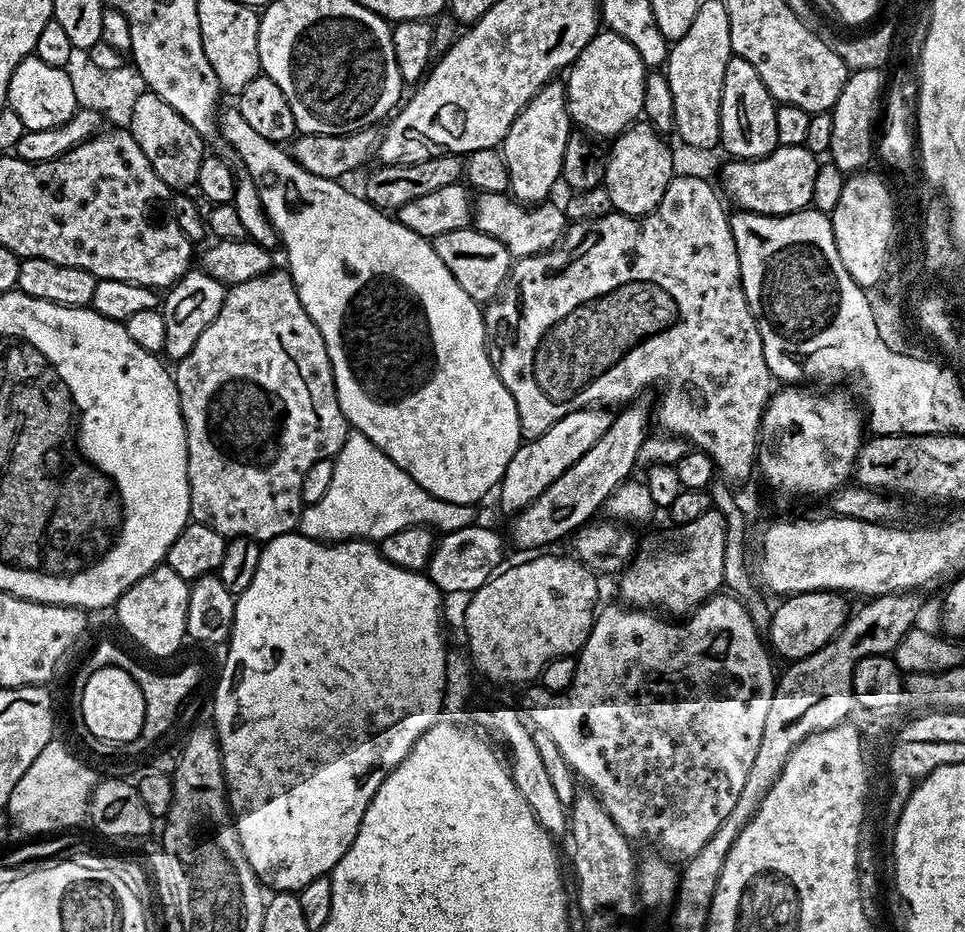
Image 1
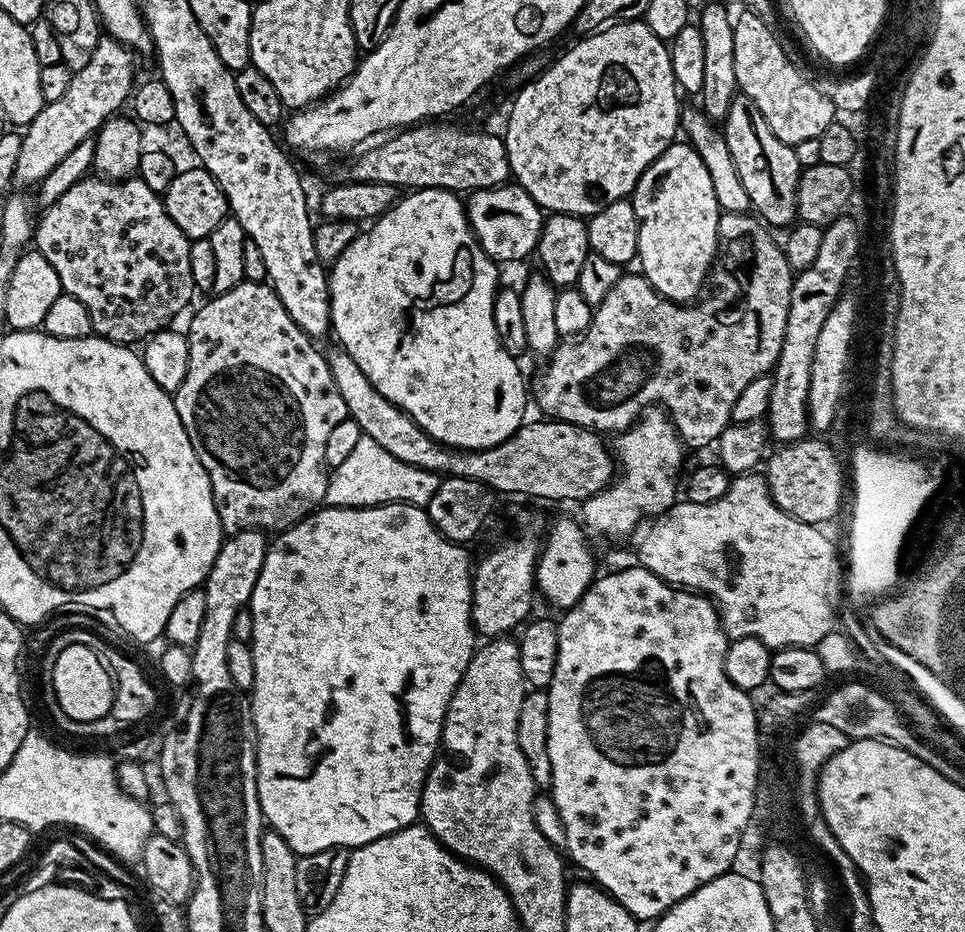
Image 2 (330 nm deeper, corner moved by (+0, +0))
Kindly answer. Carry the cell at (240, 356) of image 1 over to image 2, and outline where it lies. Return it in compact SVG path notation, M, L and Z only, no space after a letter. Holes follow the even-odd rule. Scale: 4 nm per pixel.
M245 280L244 283L231 288L229 292L222 292L211 298L213 300L209 304L202 305L193 314L192 321L189 322L188 328L186 327L190 346L190 366L186 366L186 378L182 378L182 386L178 386L172 401L178 410L178 418L190 438L190 446L194 446L194 454L198 454L210 478L221 529L228 534L245 532L251 528L265 534L279 534L285 532L287 528L294 527L299 520L305 520L324 504L329 477L324 462L326 438L334 431L334 426L338 426L338 422L349 419L346 402L342 402L342 394L338 394L338 386L334 386L334 374L330 374L327 355L323 351L319 352L316 349L319 347L312 337L302 331L298 322L290 318L290 314L286 314L286 306L282 306L271 284L258 280Z

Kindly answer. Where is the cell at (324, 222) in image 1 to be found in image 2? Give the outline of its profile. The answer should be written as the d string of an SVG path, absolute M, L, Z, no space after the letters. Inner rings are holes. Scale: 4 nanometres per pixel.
M421 188L409 191L397 199L395 206L382 216L367 225L342 250L342 254L330 266L328 272L328 292L332 295L332 332L337 336L339 347L348 351L350 358L358 362L362 374L370 378L370 382L382 393L387 400L394 402L406 413L411 420L418 422L430 438L439 444L446 444L449 448L468 448L471 452L479 448L498 446L510 434L520 429L525 423L524 392L526 396L526 380L520 373L517 357L511 356L502 346L498 338L498 330L494 330L494 298L498 291L496 284L497 261L482 250L468 224L468 213L463 199L455 192L448 192L444 188Z

